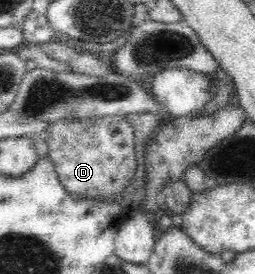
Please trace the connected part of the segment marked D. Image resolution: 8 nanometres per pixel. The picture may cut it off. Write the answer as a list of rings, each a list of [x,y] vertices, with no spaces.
[[[124,116],[72,118],[50,124],[43,133],[49,143],[50,159],[54,162],[58,179],[72,195],[89,196],[94,199],[114,199],[130,184],[136,171],[134,130]]]

